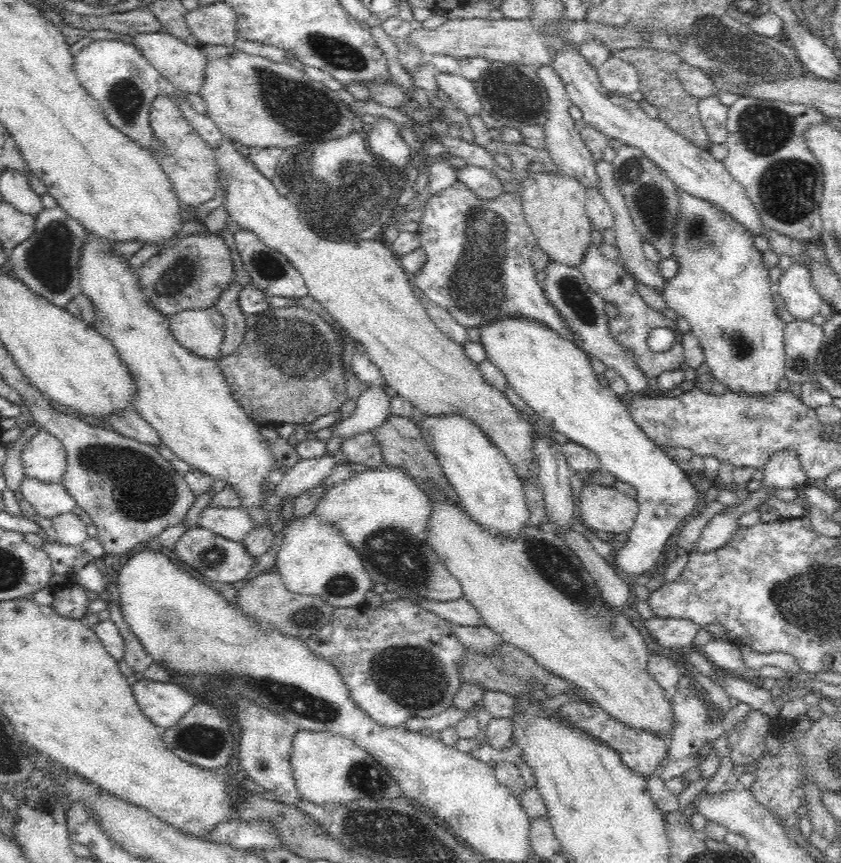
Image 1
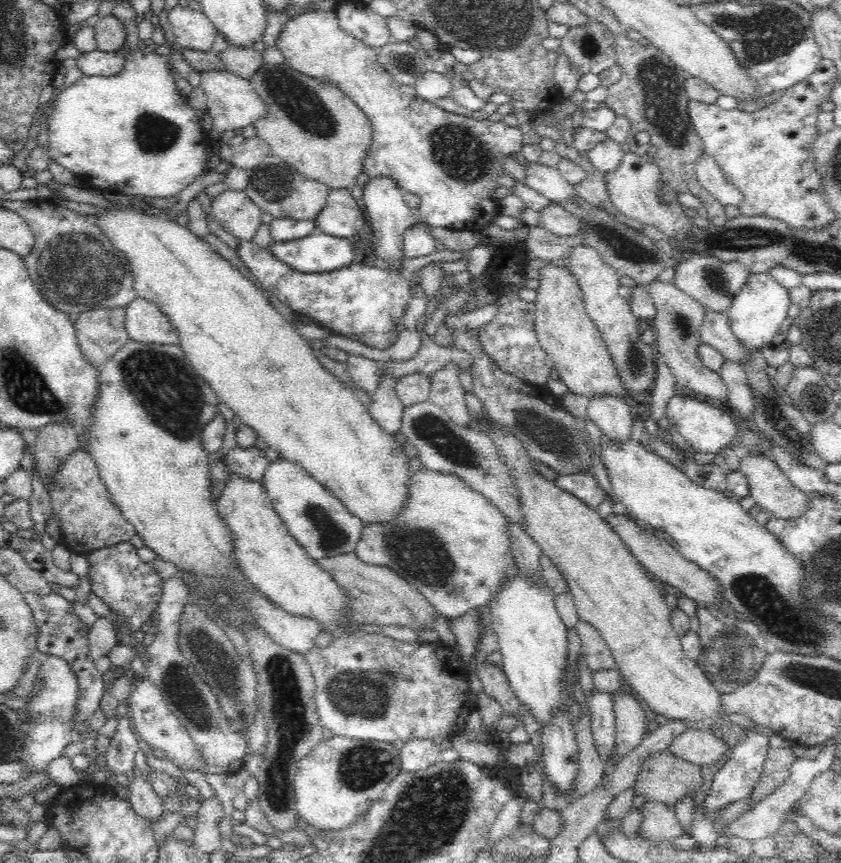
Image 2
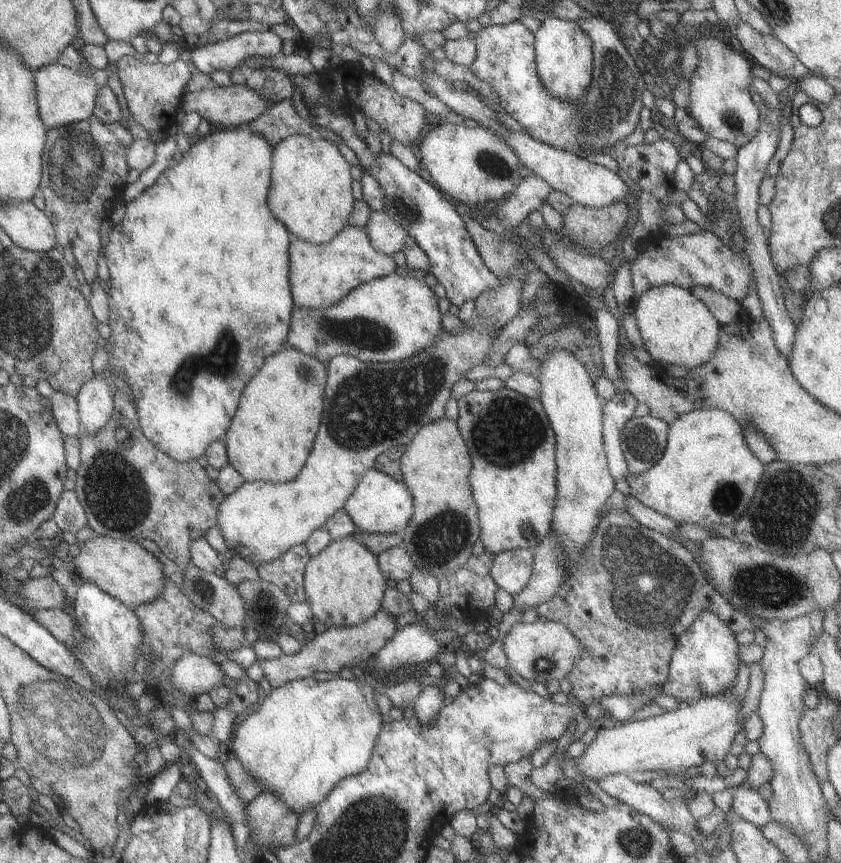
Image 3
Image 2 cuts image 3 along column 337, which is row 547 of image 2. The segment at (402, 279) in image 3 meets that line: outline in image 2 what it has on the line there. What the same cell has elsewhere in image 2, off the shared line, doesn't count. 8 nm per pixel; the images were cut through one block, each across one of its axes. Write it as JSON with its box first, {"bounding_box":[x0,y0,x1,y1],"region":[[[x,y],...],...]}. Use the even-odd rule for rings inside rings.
{"bounding_box":[262,459,364,562],"region":[[[278,459],[268,466],[262,476],[262,484],[266,490],[267,498],[271,501],[275,512],[282,520],[286,531],[290,533],[310,559],[318,562],[322,558],[330,558],[354,552],[364,528],[363,521],[351,514],[350,510],[333,494],[328,491],[312,475],[308,474],[300,465],[286,459]]]}

